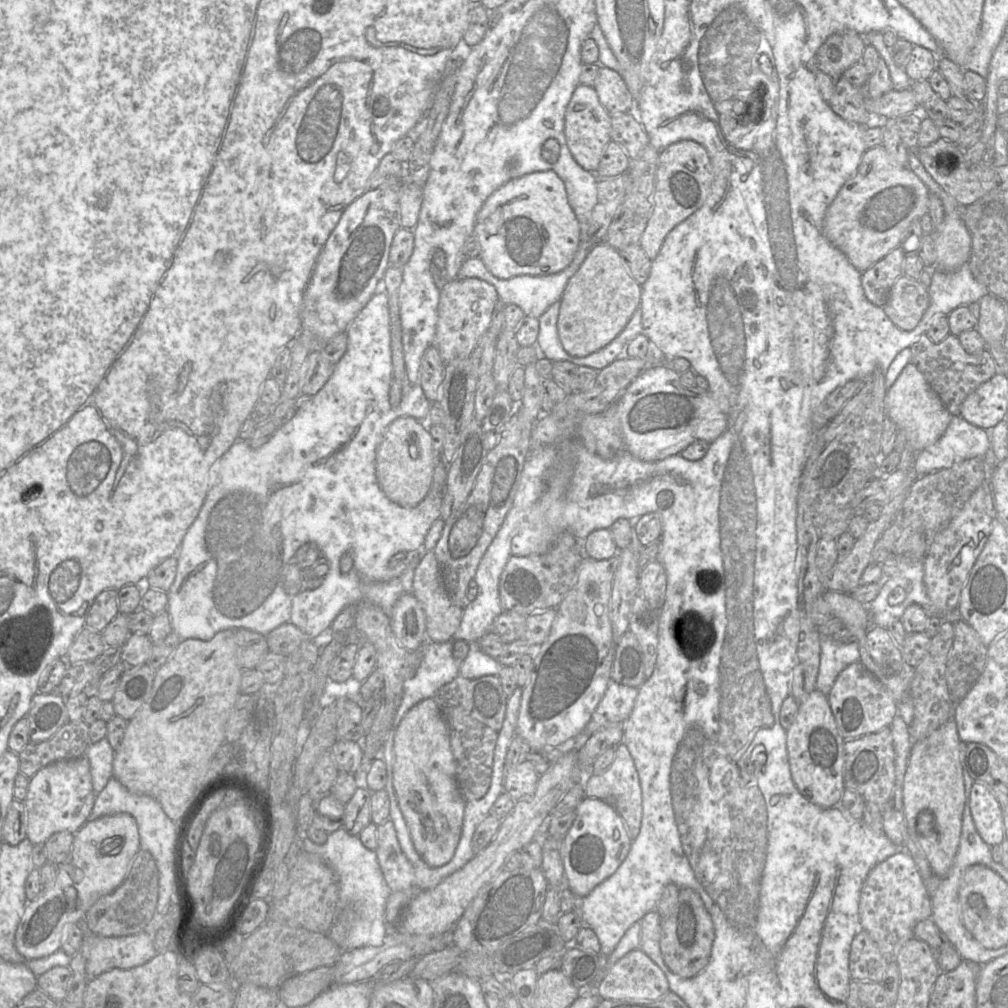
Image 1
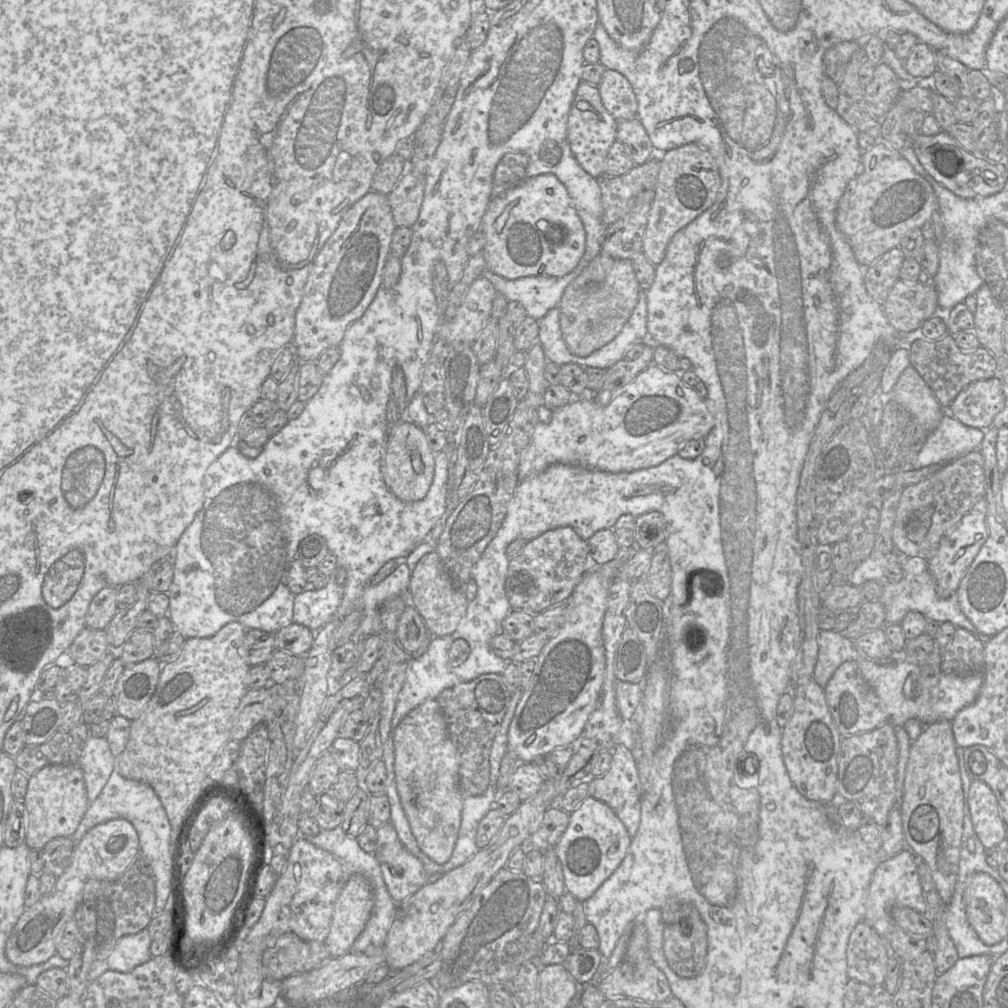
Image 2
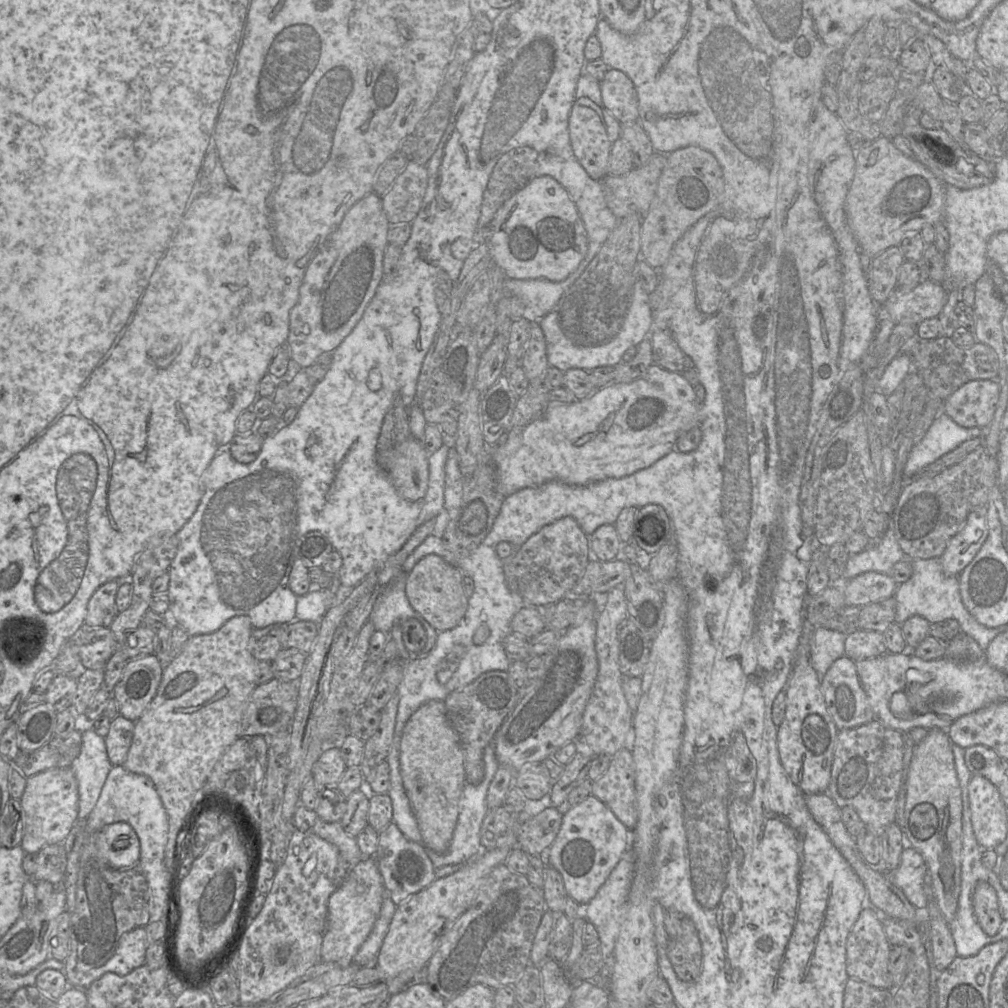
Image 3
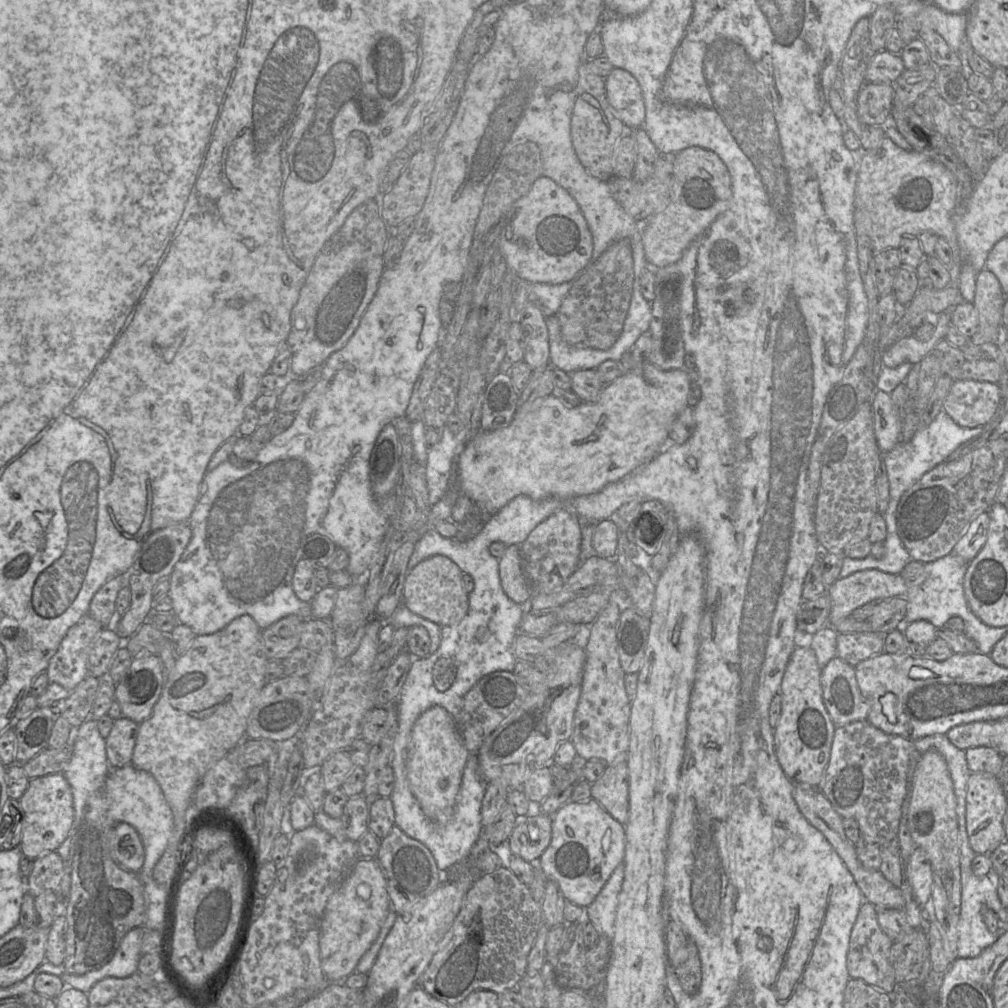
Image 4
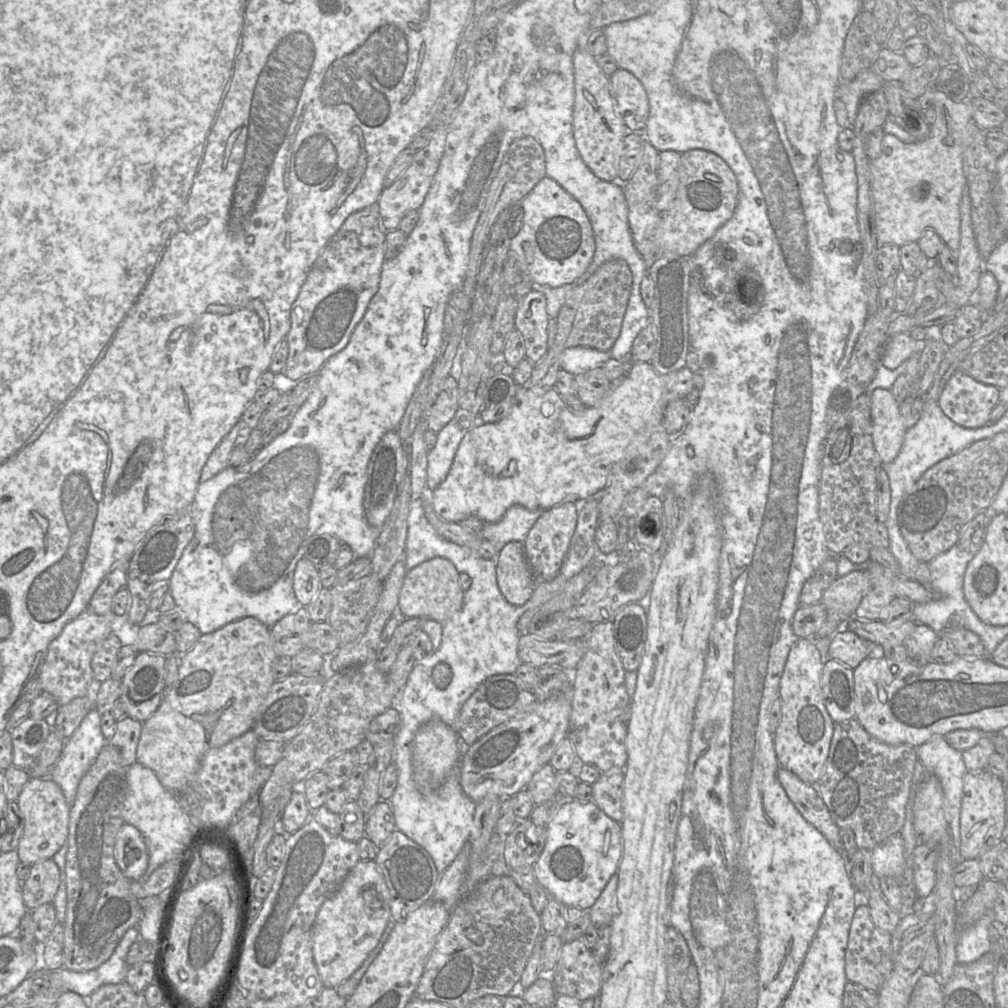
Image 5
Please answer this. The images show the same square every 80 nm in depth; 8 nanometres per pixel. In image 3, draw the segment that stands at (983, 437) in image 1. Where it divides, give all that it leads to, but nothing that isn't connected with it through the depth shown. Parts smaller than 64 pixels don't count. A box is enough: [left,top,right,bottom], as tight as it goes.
[904,411,983,480]

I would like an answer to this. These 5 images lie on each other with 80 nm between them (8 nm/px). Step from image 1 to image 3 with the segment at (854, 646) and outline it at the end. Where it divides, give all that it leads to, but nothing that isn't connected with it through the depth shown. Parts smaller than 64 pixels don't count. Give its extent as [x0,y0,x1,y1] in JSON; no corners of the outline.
[810,627,847,679]

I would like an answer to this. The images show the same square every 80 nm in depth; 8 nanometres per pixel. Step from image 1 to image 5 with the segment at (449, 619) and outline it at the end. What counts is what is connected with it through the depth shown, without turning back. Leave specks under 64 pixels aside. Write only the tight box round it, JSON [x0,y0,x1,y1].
[398,557,464,623]

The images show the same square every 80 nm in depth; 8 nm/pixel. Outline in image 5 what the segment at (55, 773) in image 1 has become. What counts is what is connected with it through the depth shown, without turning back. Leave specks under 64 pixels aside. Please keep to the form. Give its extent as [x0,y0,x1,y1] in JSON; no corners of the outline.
[16,777,70,865]

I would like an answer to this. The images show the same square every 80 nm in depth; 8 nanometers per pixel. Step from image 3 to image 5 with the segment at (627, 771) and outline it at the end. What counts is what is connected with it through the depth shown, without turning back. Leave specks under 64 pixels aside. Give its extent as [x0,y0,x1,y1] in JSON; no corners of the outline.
[592,769,624,823]

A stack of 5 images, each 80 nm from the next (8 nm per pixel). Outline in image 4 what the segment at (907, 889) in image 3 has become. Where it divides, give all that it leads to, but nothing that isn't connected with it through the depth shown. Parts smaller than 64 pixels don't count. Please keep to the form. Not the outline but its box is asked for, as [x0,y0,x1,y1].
[905,847,932,907]

